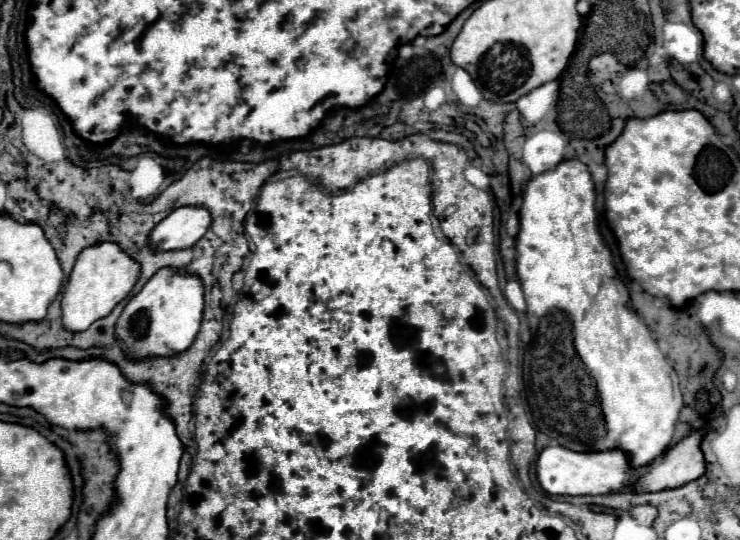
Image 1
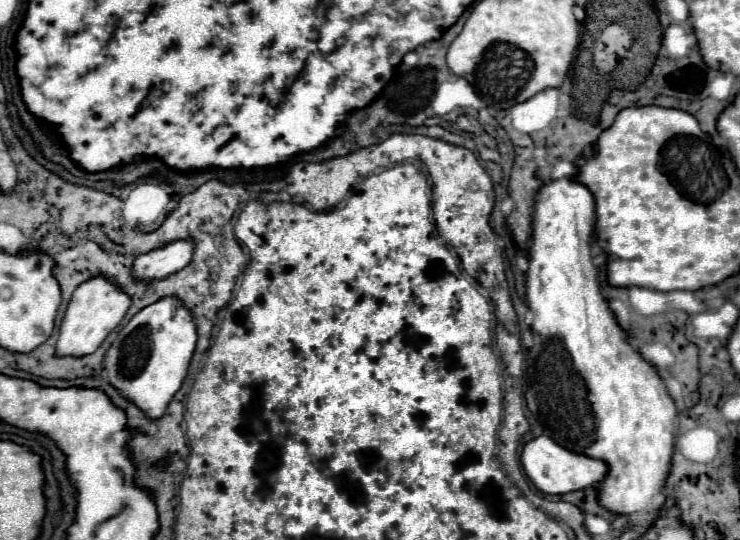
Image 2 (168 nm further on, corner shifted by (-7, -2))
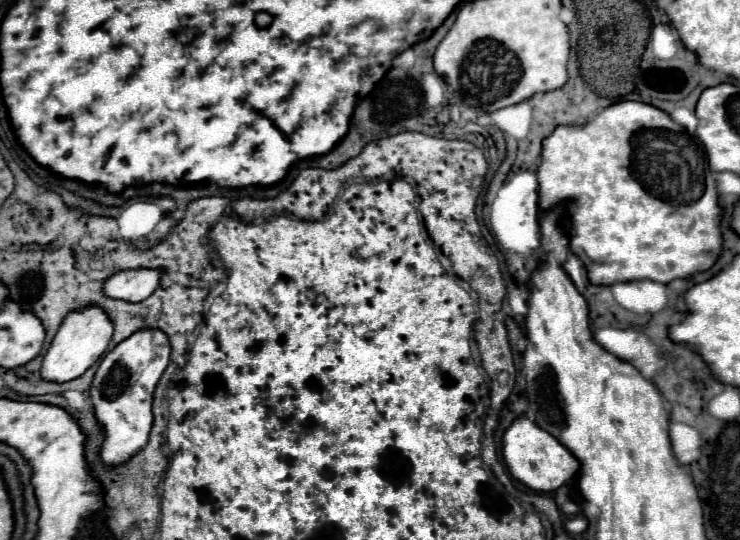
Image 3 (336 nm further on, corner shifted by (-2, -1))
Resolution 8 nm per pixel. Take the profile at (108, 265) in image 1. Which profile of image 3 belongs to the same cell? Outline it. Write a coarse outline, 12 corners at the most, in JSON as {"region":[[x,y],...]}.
{"region":[[102,308],[70,312],[44,356],[42,378],[68,382],[106,352]]}

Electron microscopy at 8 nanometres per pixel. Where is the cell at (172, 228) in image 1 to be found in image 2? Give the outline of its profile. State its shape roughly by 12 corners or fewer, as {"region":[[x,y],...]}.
{"region":[[189,241],[139,255],[135,281],[151,283],[181,271],[193,255]]}

